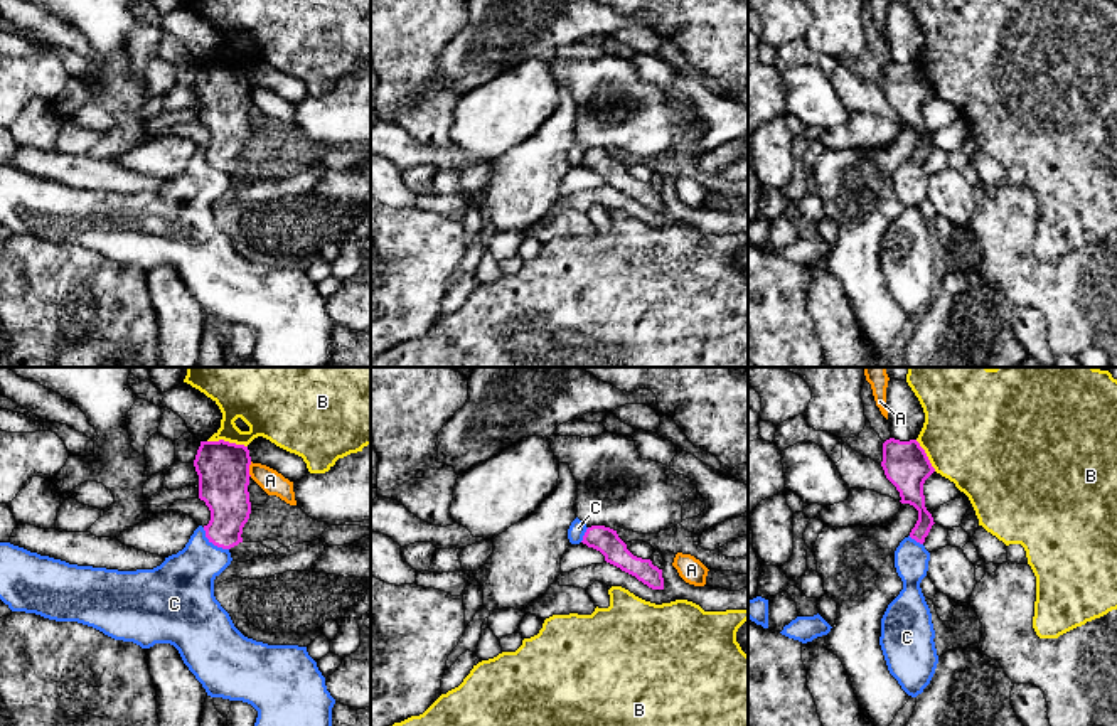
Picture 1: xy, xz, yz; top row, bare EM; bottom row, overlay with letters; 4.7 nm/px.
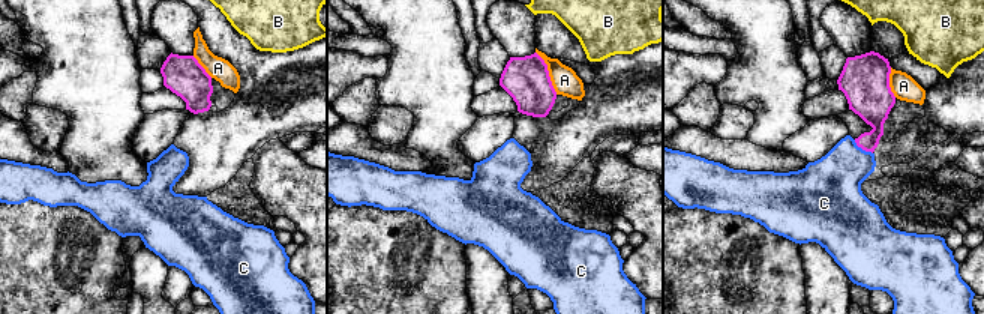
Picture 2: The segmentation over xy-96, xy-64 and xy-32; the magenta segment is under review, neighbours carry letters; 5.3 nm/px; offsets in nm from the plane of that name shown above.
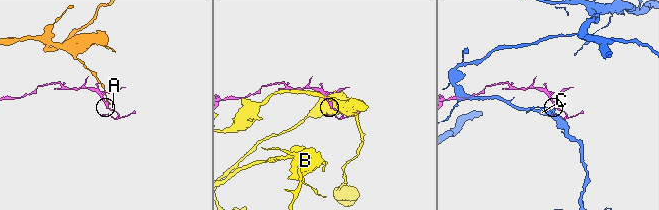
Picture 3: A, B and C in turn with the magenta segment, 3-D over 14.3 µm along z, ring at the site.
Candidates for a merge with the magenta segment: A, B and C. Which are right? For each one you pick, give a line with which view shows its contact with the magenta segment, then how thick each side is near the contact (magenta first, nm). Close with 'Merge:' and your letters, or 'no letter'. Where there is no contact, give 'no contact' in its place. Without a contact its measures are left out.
Merge: no letter

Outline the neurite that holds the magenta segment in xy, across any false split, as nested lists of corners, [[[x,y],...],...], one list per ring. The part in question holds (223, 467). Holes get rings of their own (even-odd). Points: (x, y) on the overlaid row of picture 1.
[[[200,441],[194,467],[199,475],[199,499],[211,510],[206,537],[217,547],[231,549],[243,542],[243,527],[251,514],[249,450],[244,445]]]

